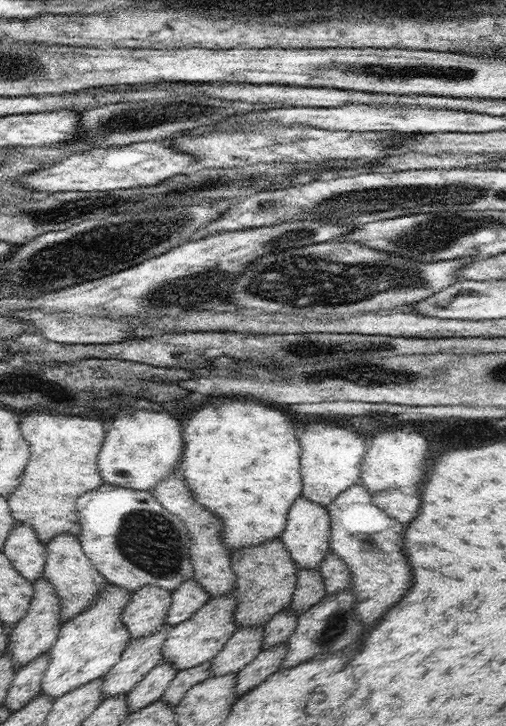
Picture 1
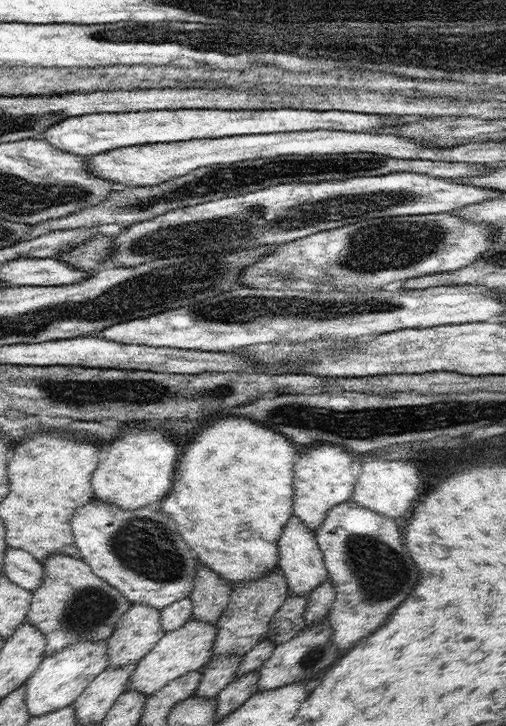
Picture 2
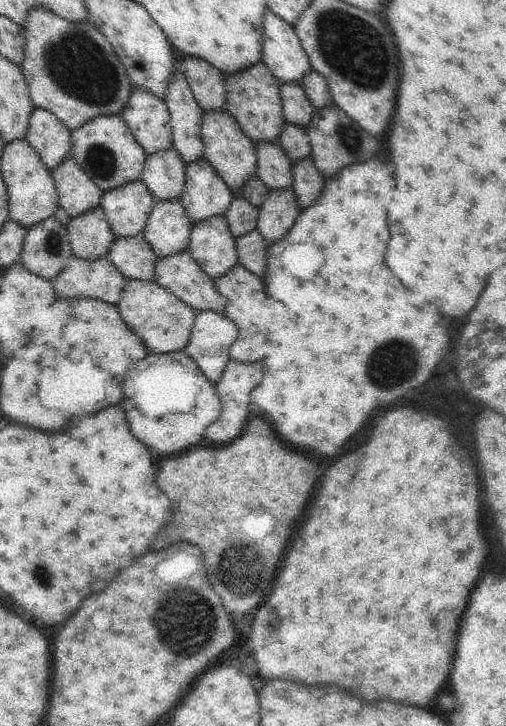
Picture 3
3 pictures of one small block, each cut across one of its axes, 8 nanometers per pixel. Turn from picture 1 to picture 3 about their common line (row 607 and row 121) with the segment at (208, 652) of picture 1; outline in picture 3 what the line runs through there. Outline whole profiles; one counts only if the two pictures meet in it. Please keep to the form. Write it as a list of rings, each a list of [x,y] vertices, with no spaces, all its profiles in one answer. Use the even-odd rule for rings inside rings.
[[[202,109],[200,122],[202,122],[200,136],[202,136],[204,158],[237,196],[238,190],[246,184],[246,180],[257,176],[254,143],[246,136],[236,119],[226,110]]]

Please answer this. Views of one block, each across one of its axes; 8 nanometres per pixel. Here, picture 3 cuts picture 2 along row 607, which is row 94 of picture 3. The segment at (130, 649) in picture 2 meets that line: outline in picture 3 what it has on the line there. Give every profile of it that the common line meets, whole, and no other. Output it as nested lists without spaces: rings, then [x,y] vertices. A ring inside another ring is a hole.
[[[131,88],[121,115],[147,155],[173,146],[170,113],[162,98]]]

